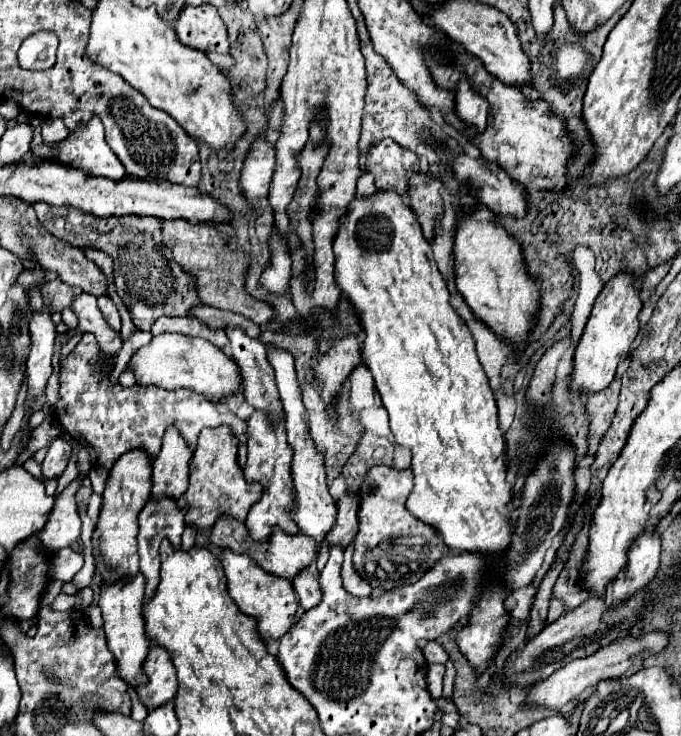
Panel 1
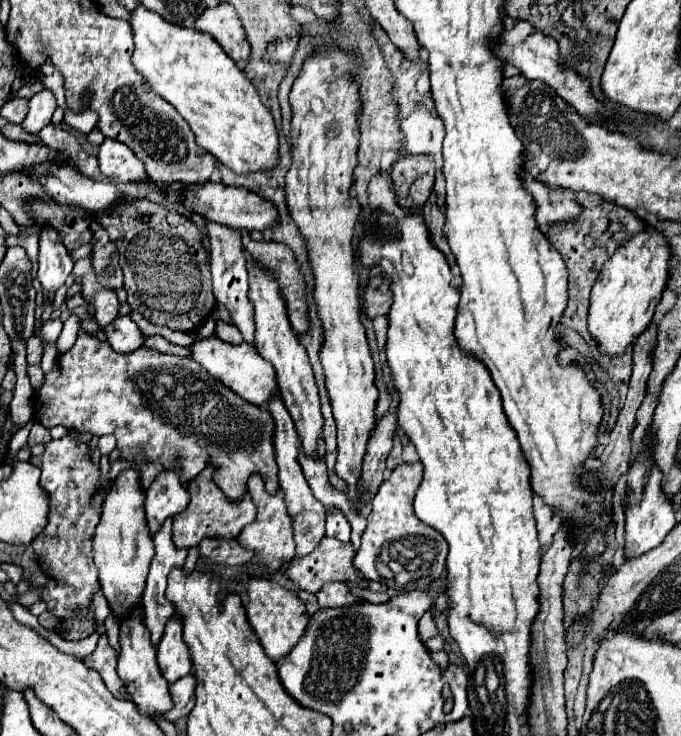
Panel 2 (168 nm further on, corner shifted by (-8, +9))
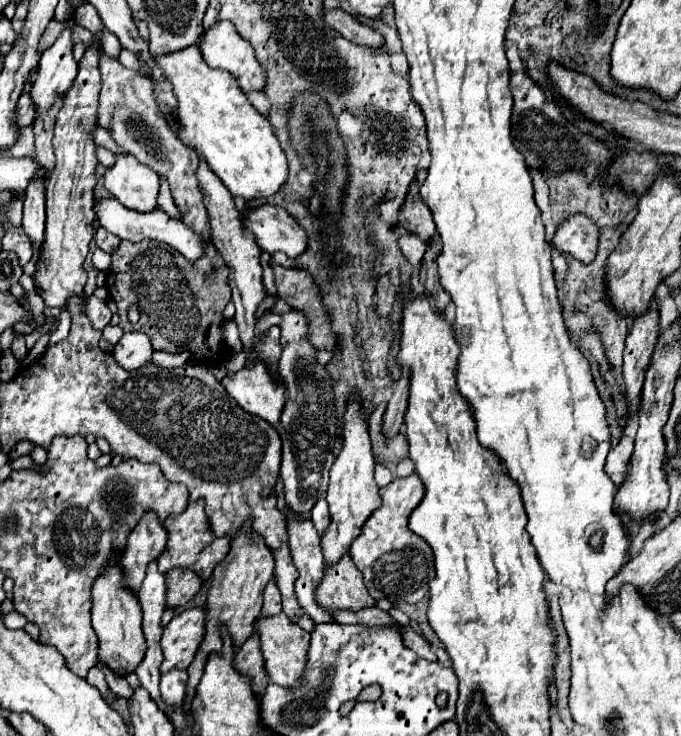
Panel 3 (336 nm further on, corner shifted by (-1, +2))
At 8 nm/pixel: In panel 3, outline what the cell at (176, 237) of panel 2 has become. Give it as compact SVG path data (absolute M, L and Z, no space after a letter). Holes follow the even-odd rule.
M122 241L120 249L112 253L108 293L118 305L120 327L126 333L146 333L156 351L188 351L192 361L204 361L208 365L218 365L228 359L222 333L222 311L230 301L228 265L224 265L224 259L214 245L206 249L202 259L188 261L184 255L158 241ZM130 305L138 305L142 313L136 325L126 319Z

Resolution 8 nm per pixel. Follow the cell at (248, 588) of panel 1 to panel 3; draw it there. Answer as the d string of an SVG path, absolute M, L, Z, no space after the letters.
M284 613L268 617L268 619L258 619L254 623L254 629L260 631L260 643L262 643L262 653L264 653L270 683L276 683L280 687L300 685L300 679L302 679L306 663L308 663L310 633L300 629L296 623L292 623Z

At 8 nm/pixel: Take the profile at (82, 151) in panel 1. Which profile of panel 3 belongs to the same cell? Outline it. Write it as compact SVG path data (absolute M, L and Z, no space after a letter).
M118 155L112 169L104 175L106 189L128 209L148 213L158 207L160 177L156 171L140 165L132 155Z

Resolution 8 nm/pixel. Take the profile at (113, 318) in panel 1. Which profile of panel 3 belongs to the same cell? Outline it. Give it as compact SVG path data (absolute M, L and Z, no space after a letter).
M90 295L90 299L88 299L88 313L86 315L92 321L92 327L98 329L98 331L102 331L112 319L112 313L110 313L106 301L102 301L94 295Z

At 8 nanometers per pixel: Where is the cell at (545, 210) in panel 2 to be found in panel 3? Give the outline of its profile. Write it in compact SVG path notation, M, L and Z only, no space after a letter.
M574 215L560 225L560 231L554 233L552 245L572 255L580 263L592 263L598 249L598 237L600 229L592 219L584 215Z

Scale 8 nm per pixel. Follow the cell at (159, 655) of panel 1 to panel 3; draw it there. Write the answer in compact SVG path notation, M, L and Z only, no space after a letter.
M202 607L186 609L176 615L162 633L164 663L162 673L168 669L188 669L202 639L206 635L206 611Z

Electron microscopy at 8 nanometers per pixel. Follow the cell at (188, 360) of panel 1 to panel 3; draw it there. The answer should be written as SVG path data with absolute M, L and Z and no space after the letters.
M256 363L252 369L244 367L242 371L224 377L222 385L244 411L262 417L274 427L278 425L286 395L280 381L270 375L264 363Z

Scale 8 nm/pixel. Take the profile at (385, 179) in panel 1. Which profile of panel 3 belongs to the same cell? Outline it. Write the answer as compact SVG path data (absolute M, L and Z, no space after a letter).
M424 171L410 185L406 203L400 211L400 225L404 229L408 229L410 233L416 233L424 243L428 243L428 241L432 241L432 237L436 233L436 225L434 225L430 209L424 205L422 197L420 197L420 179L422 177L424 177Z

